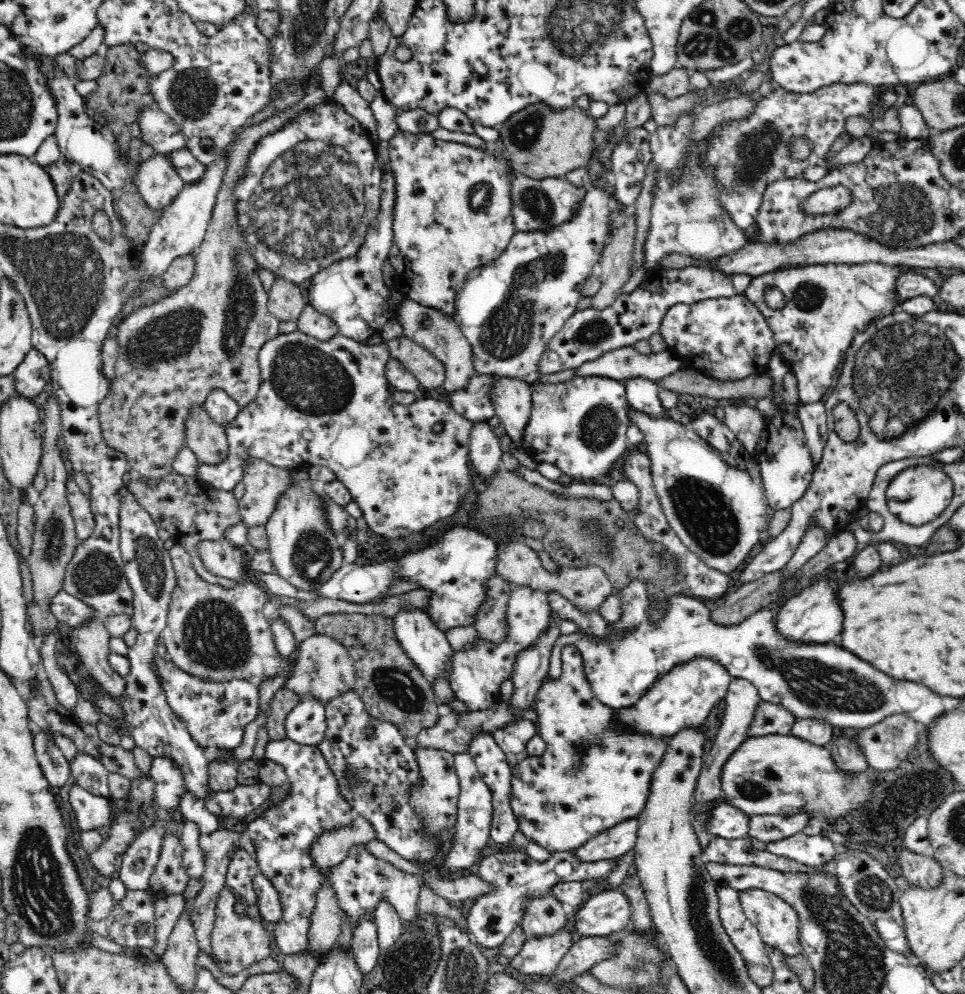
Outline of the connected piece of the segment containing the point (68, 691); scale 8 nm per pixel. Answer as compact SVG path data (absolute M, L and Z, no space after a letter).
M49 635L43 638L42 648L40 650L42 660L44 660L44 670L46 670L47 679L51 682L56 693L56 698L62 706L72 710L78 704L78 688L66 673L60 671L56 663L55 644L59 640L59 635Z

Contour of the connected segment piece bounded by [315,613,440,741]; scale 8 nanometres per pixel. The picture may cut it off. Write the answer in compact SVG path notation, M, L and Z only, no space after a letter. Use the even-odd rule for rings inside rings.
M339 613L325 614L315 620L316 632L330 638L337 639L342 643L348 654L353 658L357 677L354 690L363 700L368 714L374 719L388 722L396 726L402 737L411 740L416 737L420 730L434 727L440 718L437 712L439 702L434 695L433 687L430 682L420 673L420 669L406 656L400 641L395 635L394 621L390 617L379 614L345 614Z

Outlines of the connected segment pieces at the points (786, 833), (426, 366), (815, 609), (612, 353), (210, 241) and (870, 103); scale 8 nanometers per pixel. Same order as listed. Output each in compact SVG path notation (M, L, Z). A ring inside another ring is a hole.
M806 812L785 817L780 815L749 815L747 838L760 842L776 842L804 830L808 822Z
M378 333L360 343L374 346L382 342L388 347L391 358L398 359L424 388L435 389L443 386L446 378L446 366L428 350L418 346L418 343L412 342L412 339L402 335L384 341Z
M820 578L816 582L800 590L798 594L791 594L783 602L777 612L777 629L780 634L794 641L812 644L828 643L842 632L844 612L840 608L836 590L840 586L838 581Z
M634 346L610 350L596 360L582 364L575 370L575 376L600 376L628 382L634 378L646 378L660 383L668 378L673 369L686 366L674 350L669 349L651 355L641 354Z
M321 88L316 89L287 111L240 130L235 143L229 148L229 165L223 176L204 241L194 256L195 270L192 280L178 289L176 294L151 306L134 310L120 323L116 336L118 354L115 358L115 378L106 398L98 406L98 421L104 445L122 453L128 461L129 470L134 474L143 478L161 479L173 471L174 459L180 449L187 446L185 424L190 409L204 408L203 404L212 391L227 392L241 408L252 402L258 394L261 386L259 350L266 342L279 335L279 320L268 311L269 294L264 292L258 275L259 267L251 258L236 223L234 182L242 176L248 154L260 138L274 130L280 130L302 108L312 108L326 101L333 100Z
M838 82L822 87L808 94L790 93L778 86L771 96L761 97L757 102L755 111L744 120L733 120L720 123L709 135L709 147L701 156L705 166L712 166L719 184L719 199L721 205L730 213L732 220L740 229L746 230L754 225L762 204L763 194L769 183L782 178L800 177L810 166L826 164L834 158L828 157L831 146L836 138L847 133L844 125L851 116L861 116L870 124L883 115L878 105L881 94L886 89L882 86L872 86L862 82ZM805 136L810 142L812 152L806 160L794 161L788 158L788 146L792 138Z

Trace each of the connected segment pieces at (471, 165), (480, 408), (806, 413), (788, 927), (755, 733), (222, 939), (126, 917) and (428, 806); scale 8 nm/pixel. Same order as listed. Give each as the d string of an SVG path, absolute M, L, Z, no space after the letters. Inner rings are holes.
M398 129L398 132L388 141L387 150L389 153L389 169L394 175L394 208L392 208L392 231L393 242L388 256L388 261L394 269L395 289L400 292L404 299L412 300L430 310L436 310L449 318L456 316L456 298L462 291L462 287L469 276L482 267L490 265L494 260L498 260L504 252L510 240L512 240L516 230L510 214L512 201L510 201L510 173L508 173L509 156L505 148L500 147L496 150L474 149L470 146L458 142L446 142L434 140L425 133L412 134Z
M475 375L463 391L450 394L451 406L468 420L489 420L496 414L491 394L500 377Z
M822 401L809 405L798 403L798 407L799 419L805 432L807 445L817 465L821 460L829 431L827 429L827 412Z
M760 889L740 891L739 899L744 914L758 929L766 947L778 949L788 956L802 954L803 946L799 939L799 916L793 906L790 906L783 898L776 896L774 893L767 893Z
M760 700L754 714L754 721L747 731L747 738L764 737L773 734L789 734L797 720L785 706Z
M229 888L220 891L215 911L216 918L211 936L211 956L215 960L220 972L229 976L234 976L252 964L266 960L272 956L272 942L270 941L266 929L260 921L248 917L246 914L236 912L235 906L238 896Z
M128 891L126 896L113 907L105 918L106 938L125 948L125 952L140 948L150 948L156 942L156 919L154 918L154 905L148 891Z
M428 748L428 750L416 750L420 775L424 779L424 784L420 788L414 788L411 805L425 822L425 831L440 832L446 828L452 828L457 821L458 801L461 792L460 777L455 769L454 755L442 750Z

